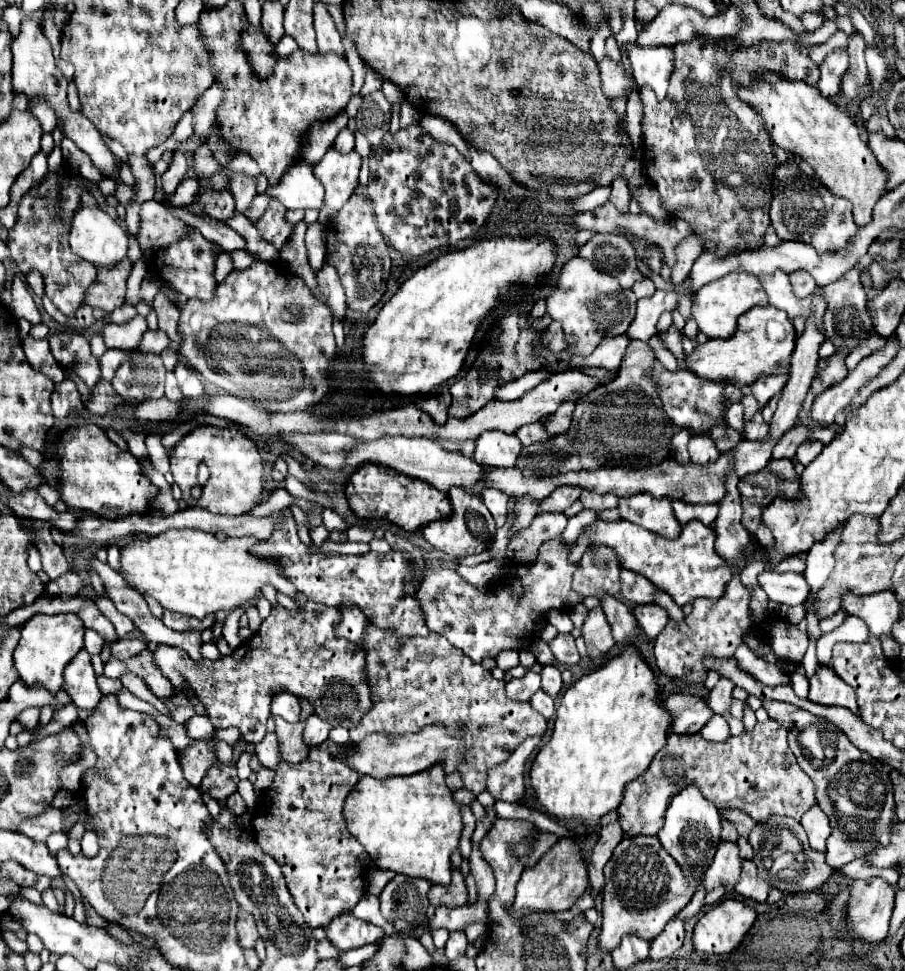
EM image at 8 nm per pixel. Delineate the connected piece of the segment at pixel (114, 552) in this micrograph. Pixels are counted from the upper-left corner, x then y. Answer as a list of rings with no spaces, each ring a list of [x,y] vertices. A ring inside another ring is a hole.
[[[108,545],[107,563],[118,572],[121,569],[120,558],[121,558],[120,548],[117,545]]]

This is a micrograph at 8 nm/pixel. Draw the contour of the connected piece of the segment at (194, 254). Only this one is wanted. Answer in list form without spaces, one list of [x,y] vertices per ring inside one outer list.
[[[189,231],[183,241],[157,251],[153,257],[153,267],[157,267],[157,271],[161,271],[161,277],[165,281],[169,281],[185,297],[189,297],[189,299],[197,297],[201,301],[213,299],[213,293],[217,289],[217,281],[213,275],[215,251],[213,251],[213,243],[209,239],[205,239],[201,233]]]

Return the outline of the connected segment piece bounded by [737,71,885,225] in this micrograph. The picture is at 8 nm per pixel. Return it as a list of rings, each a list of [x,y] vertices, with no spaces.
[[[769,71],[763,73],[759,83],[739,87],[737,95],[761,113],[775,145],[805,157],[813,165],[821,183],[833,195],[851,201],[853,219],[857,225],[867,225],[871,221],[873,205],[885,189],[885,171],[879,169],[873,155],[869,155],[867,143],[861,139],[857,125],[845,111],[821,97],[815,87],[805,85],[803,81],[781,79]]]

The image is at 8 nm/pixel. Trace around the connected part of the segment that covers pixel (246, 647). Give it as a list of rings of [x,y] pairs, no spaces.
[[[307,601],[307,607],[299,609],[297,615],[291,615],[281,605],[273,605],[261,629],[219,661],[197,663],[183,649],[169,645],[157,645],[153,659],[177,695],[183,695],[185,685],[195,693],[215,729],[233,725],[249,743],[263,741],[263,725],[271,715],[271,697],[279,689],[307,697],[313,701],[315,713],[327,717],[327,721],[345,723],[347,719],[355,723],[367,705],[371,705],[367,683],[363,681],[363,649],[347,639],[335,637],[331,629],[335,621],[339,621],[335,607],[313,601]]]

